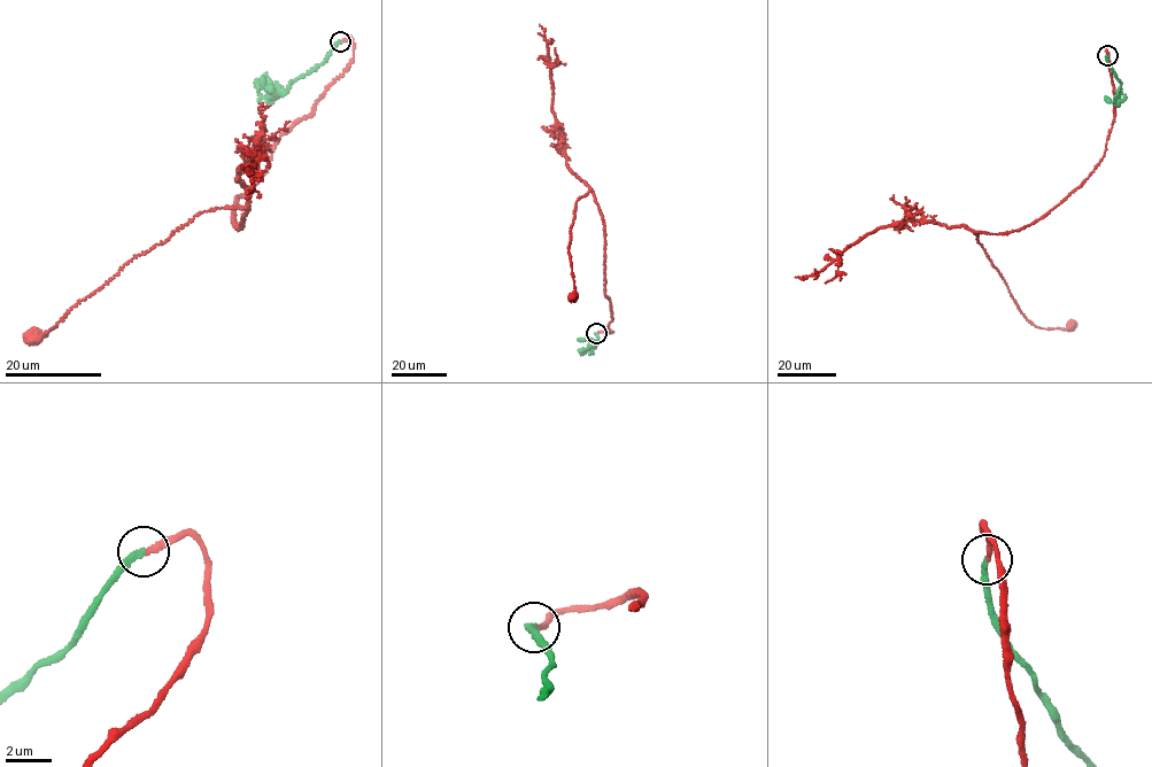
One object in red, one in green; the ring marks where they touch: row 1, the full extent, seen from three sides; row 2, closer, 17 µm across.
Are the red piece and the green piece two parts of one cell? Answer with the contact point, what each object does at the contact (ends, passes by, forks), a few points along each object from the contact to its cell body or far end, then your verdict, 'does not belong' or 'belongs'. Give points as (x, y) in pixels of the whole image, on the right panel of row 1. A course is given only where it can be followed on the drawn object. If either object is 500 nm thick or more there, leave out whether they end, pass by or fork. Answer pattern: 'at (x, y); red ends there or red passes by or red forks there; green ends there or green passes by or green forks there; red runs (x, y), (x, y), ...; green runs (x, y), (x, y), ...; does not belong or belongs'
at (1107, 55); red ends there; green ends there; red runs (1107, 54), (1114, 115), (1095, 170), (1029, 225), (974, 232), (1025, 317), (1042, 328), (1071, 326); green runs (1107, 54), (1120, 80), (1114, 98), (1119, 102), (1119, 87); belongs

